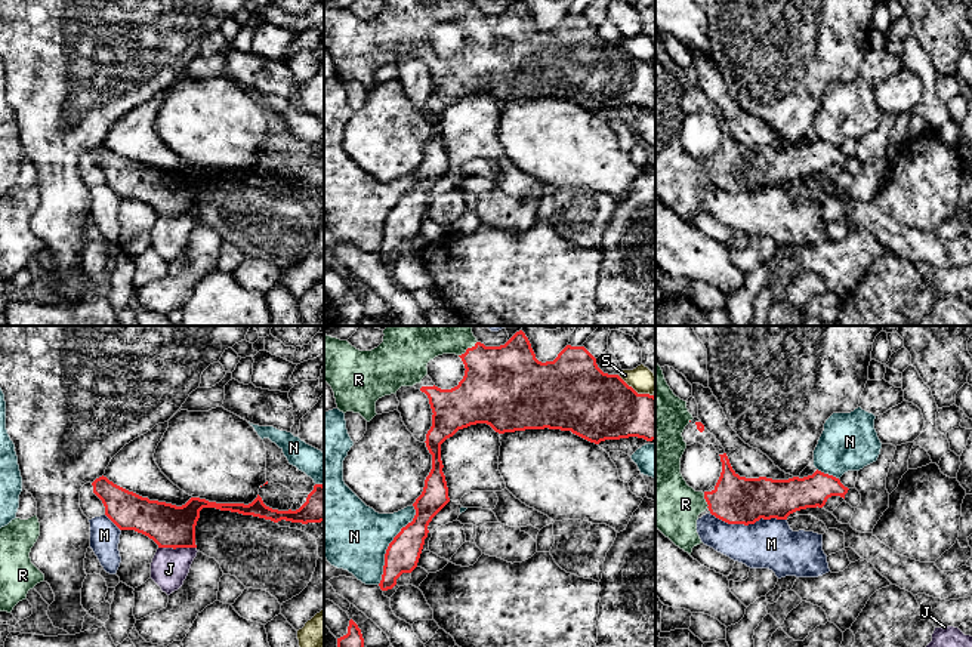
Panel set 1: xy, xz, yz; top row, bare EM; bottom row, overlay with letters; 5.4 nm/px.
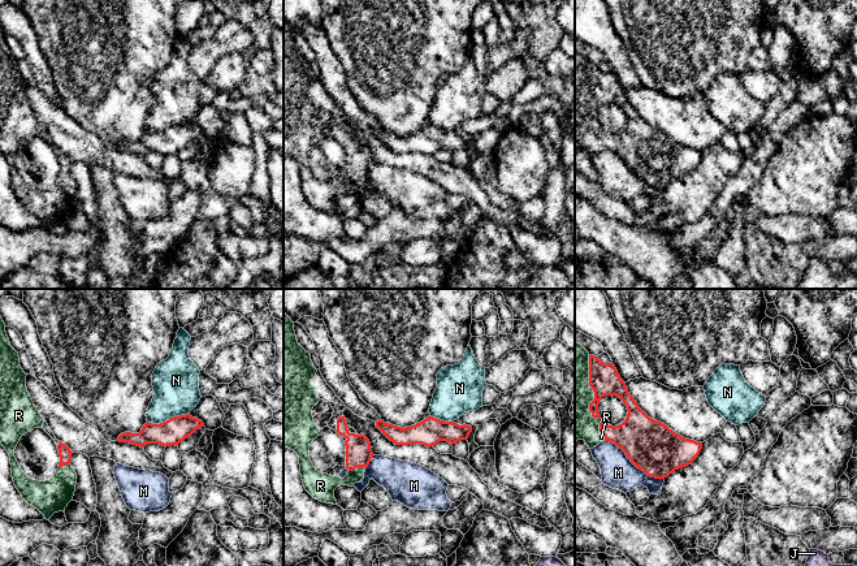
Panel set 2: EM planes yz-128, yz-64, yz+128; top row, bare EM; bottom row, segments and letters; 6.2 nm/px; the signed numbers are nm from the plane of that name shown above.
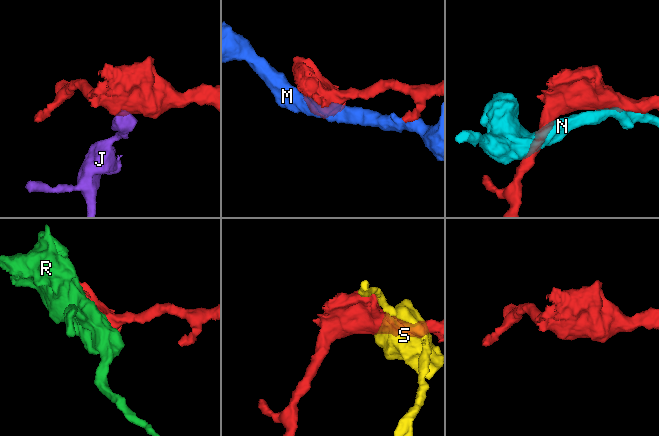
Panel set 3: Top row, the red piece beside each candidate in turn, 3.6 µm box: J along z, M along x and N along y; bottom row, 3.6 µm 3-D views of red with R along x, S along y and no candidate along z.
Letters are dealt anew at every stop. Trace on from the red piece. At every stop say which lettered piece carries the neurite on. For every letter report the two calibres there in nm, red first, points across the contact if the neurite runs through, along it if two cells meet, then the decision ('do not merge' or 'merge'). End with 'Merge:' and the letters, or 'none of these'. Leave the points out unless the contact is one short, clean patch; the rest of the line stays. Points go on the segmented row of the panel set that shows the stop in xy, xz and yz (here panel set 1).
J: 240 nm thick on the red side, 200 nm on the other; border along xy (159, 547), (196, 548); do not merge
M: 260 nm thick on the red side, 280 nm on the other; do not merge
N: 180 nm thick on the red side, 360 nm on the other; do not merge
R: 260 nm thick on the red side, 320 nm on the other; merge
S: 380 nm thick on the red side, 140 nm on the other; do not merge
Merge: R

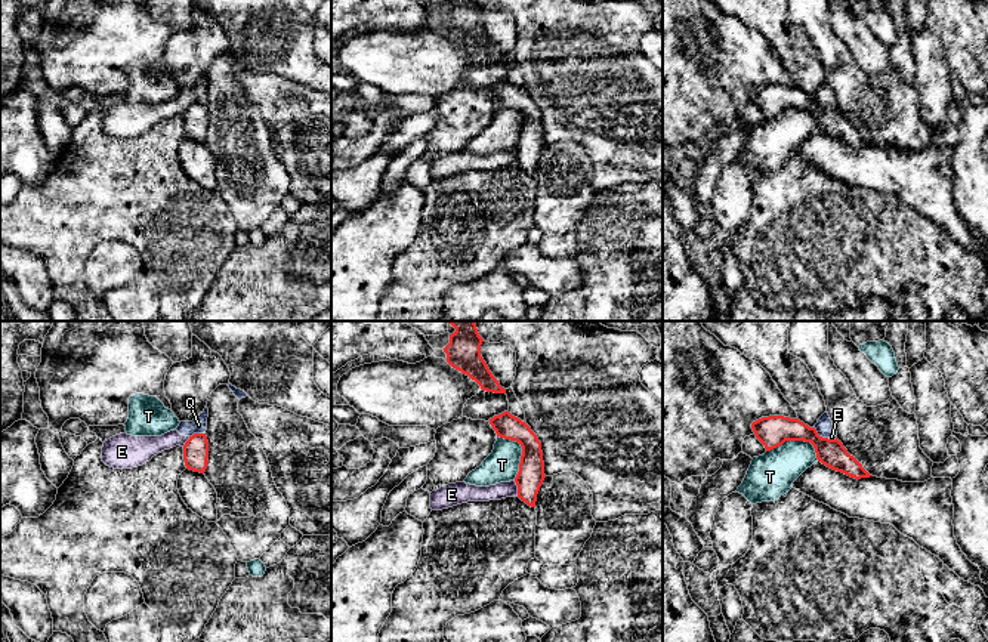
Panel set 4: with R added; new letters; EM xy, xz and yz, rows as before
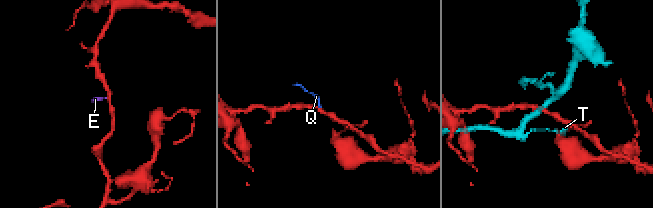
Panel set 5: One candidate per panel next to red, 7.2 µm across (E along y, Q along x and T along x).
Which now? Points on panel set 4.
E: 140 nm thick on the red side, 90 nm on the other; border along xz (513, 481), (518, 494); do not merge
Q: 170 nm thick on the red side, 90 nm on the other; border along yz (814, 428), (827, 438); do not merge
T: 170 nm thick on the red side, 240 nm on the other; border along yz (766, 451), (786, 441), (808, 441), (818, 460); do not merge
Merge: none of these

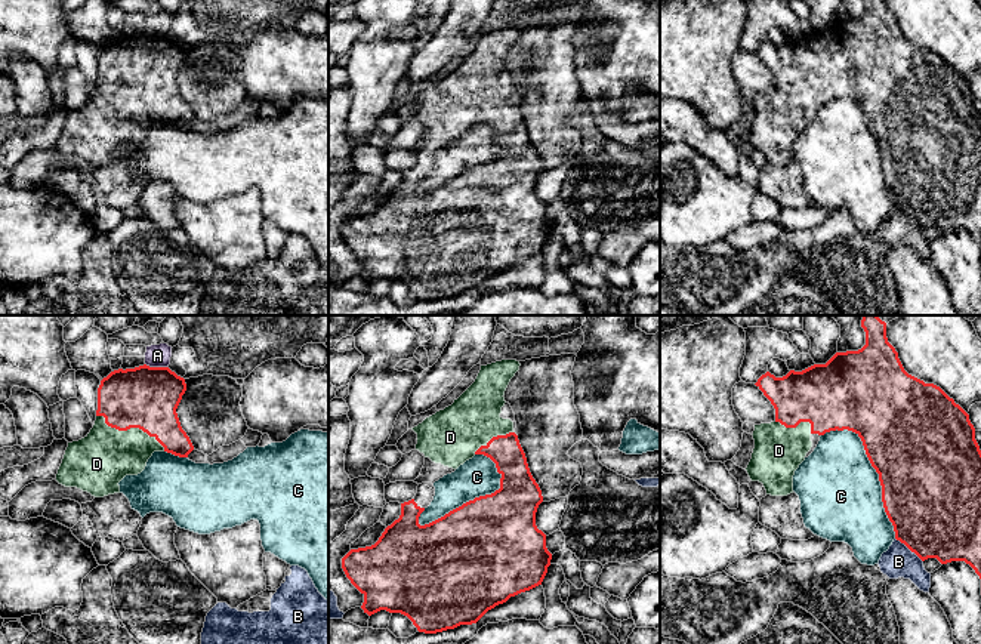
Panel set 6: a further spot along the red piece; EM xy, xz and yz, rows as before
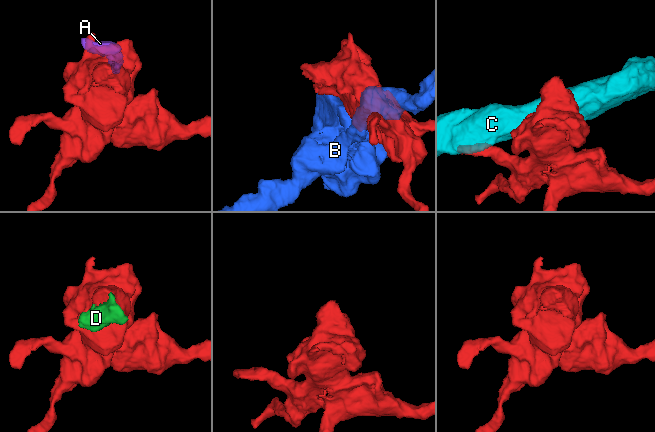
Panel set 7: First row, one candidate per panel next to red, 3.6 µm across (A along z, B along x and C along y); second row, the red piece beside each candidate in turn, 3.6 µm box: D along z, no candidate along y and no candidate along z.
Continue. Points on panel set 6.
A: 340 nm thick on the red side, 130 nm on the other; border along xy (145, 363), (167, 367); do not merge
B: 500 nm thick on the red side, 180 nm on the other; do not merge
C: 500 nm thick on the red side, 220 nm on the other; do not merge
D: 340 nm thick on the red side, 300 nm on the other; merge
Merge: D

